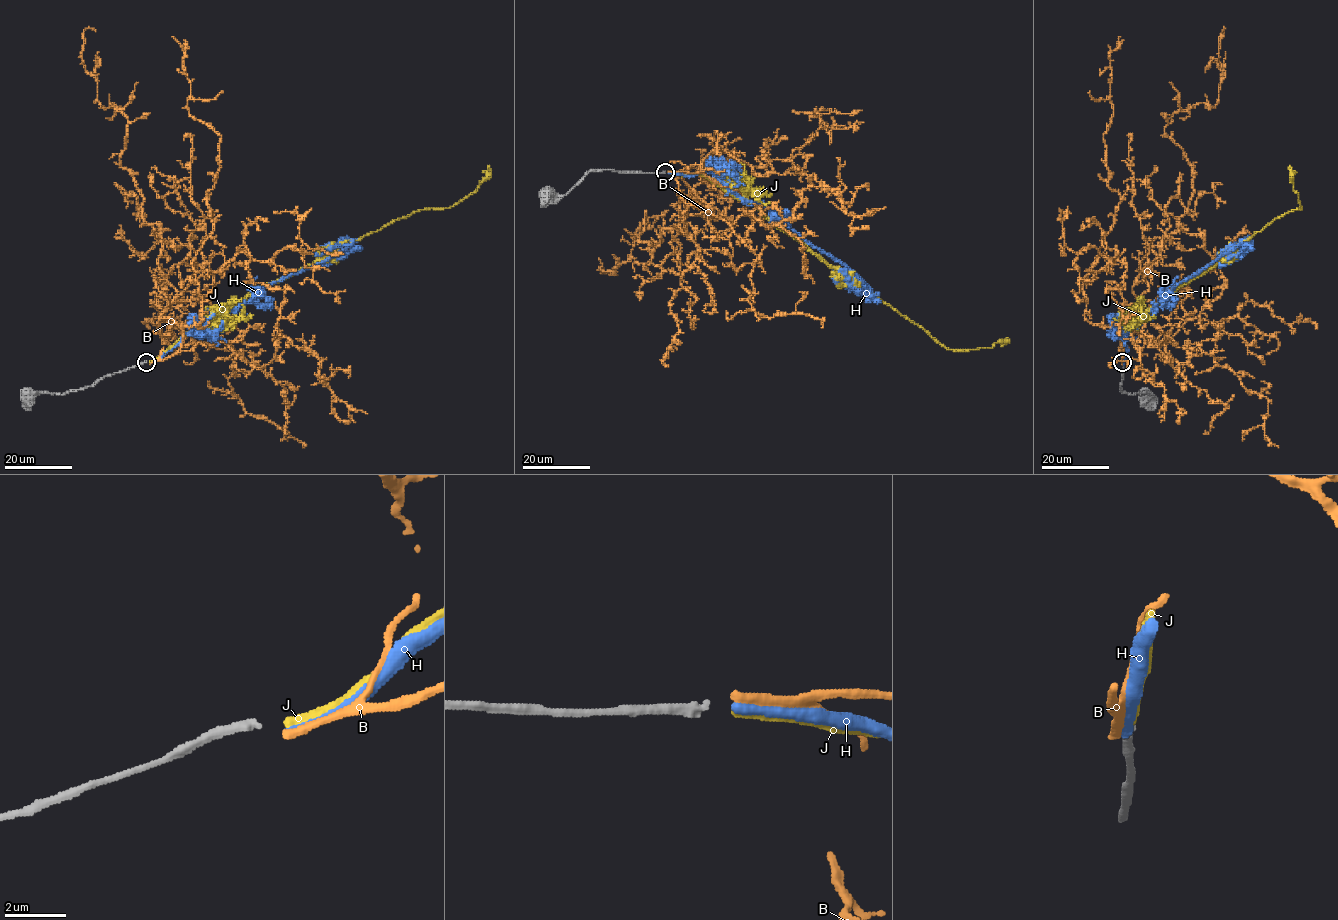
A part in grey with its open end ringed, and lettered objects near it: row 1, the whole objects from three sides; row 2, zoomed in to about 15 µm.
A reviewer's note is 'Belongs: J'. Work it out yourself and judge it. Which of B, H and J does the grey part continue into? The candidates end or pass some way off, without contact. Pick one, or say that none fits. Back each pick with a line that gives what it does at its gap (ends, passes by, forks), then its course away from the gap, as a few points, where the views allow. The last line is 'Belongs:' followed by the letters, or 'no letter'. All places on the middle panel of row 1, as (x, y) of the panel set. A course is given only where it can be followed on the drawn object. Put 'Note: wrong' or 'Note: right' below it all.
J: it ends there; it runs (668, 172), (701, 173), (753, 204), (856, 287), (871, 290), (950, 350), (992, 347), (1006, 339)
Belongs: J
Note: right

